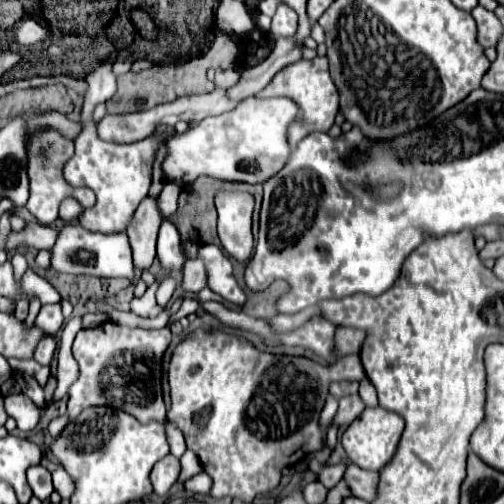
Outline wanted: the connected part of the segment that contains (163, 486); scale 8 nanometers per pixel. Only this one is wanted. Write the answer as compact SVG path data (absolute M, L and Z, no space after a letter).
M173 454L161 458L151 470L151 484L155 488L155 494L165 496L171 490L171 486L177 482L179 472L181 472L179 458L175 458Z

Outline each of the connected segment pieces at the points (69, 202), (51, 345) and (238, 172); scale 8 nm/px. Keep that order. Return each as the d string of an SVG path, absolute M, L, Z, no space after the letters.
M65 198L61 202L61 220L63 222L77 222L77 216L81 214L81 204L75 202L75 198Z
M45 334L43 340L39 340L35 352L33 352L33 358L43 364L43 366L49 366L51 360L53 360L53 354L55 354L55 348L57 348L57 342L55 342L55 336L53 334Z
M243 98L235 110L209 116L185 134L169 138L165 142L167 154L161 162L163 176L177 186L193 184L199 176L261 184L285 166L291 152L287 144L287 128L297 114L299 108L291 98Z

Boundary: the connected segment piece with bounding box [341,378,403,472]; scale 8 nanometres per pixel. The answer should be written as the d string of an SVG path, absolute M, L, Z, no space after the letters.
M367 378L361 380L361 386L359 386L359 396L363 398L363 402L367 406L375 406L375 408L365 408L363 414L359 418L355 418L355 422L349 424L349 428L343 432L341 436L341 444L347 452L347 458L365 468L365 470L381 470L395 454L395 448L399 444L399 438L401 438L401 432L403 432L403 418L395 412L389 412L389 410L383 410L381 406L377 406L377 390L371 386L371 382Z

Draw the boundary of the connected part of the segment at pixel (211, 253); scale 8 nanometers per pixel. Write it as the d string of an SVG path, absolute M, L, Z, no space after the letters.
M198 244L198 246L199 256L205 260L205 268L207 268L207 276L209 276L209 288L233 304L243 304L245 294L233 278L229 257L224 256L220 247L215 244Z

